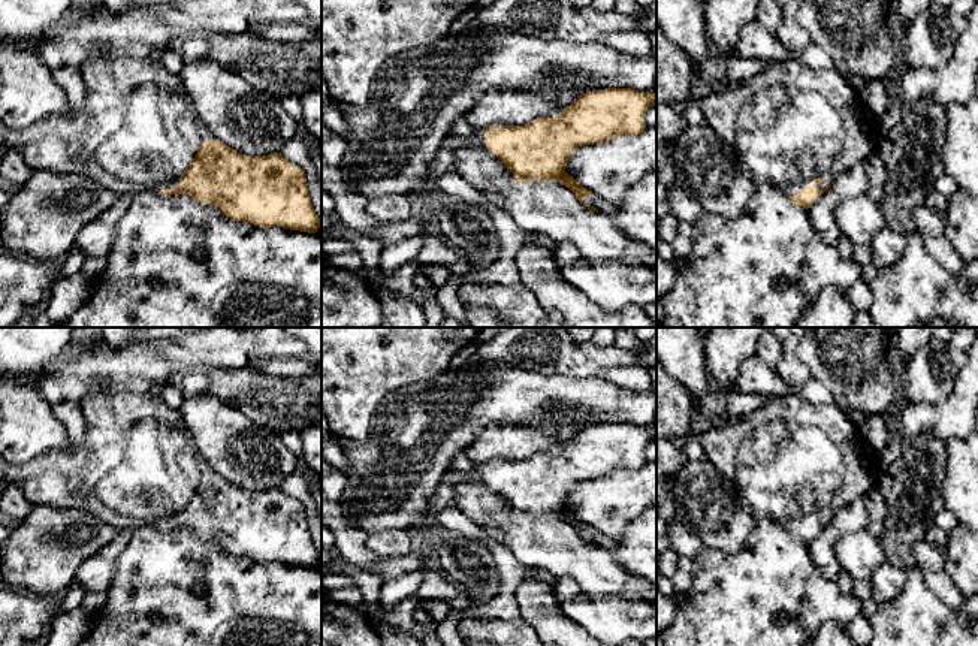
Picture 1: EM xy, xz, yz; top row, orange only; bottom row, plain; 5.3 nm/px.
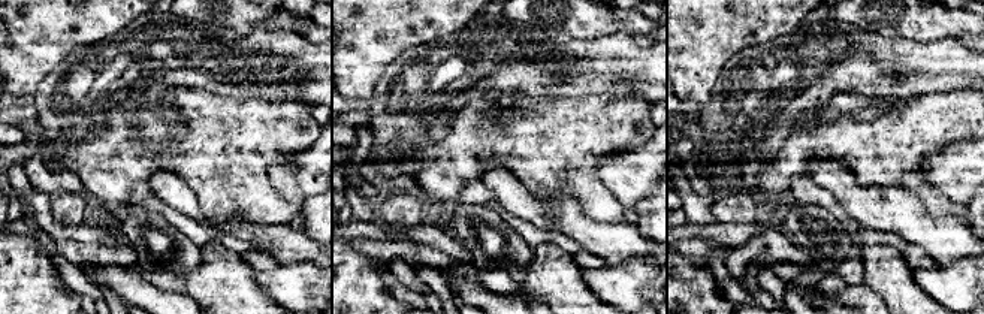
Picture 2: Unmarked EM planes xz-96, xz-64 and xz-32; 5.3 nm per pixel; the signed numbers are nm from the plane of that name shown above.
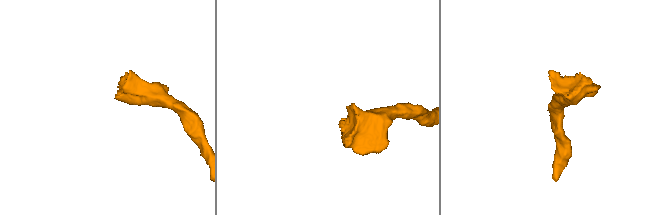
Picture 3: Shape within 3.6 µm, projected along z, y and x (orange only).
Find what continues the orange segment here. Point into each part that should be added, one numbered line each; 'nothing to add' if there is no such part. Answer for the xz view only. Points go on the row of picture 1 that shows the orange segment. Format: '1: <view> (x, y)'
1: xz (479, 136)

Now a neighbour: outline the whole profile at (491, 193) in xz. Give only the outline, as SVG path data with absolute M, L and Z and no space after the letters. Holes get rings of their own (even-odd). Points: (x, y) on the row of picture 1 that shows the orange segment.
M485 185L485 187L477 187L486 197L486 200L499 209L504 209L504 200L501 197L501 194L498 193L498 190L492 185Z

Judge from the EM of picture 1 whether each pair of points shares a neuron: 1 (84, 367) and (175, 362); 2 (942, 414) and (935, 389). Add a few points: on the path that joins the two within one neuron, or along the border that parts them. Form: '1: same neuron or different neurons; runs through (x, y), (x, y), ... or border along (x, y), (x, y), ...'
1: same neuron; runs through (106, 365), (153, 362)
2: different neurons; border along (959, 371), (954, 386), (941, 401), (908, 403)

